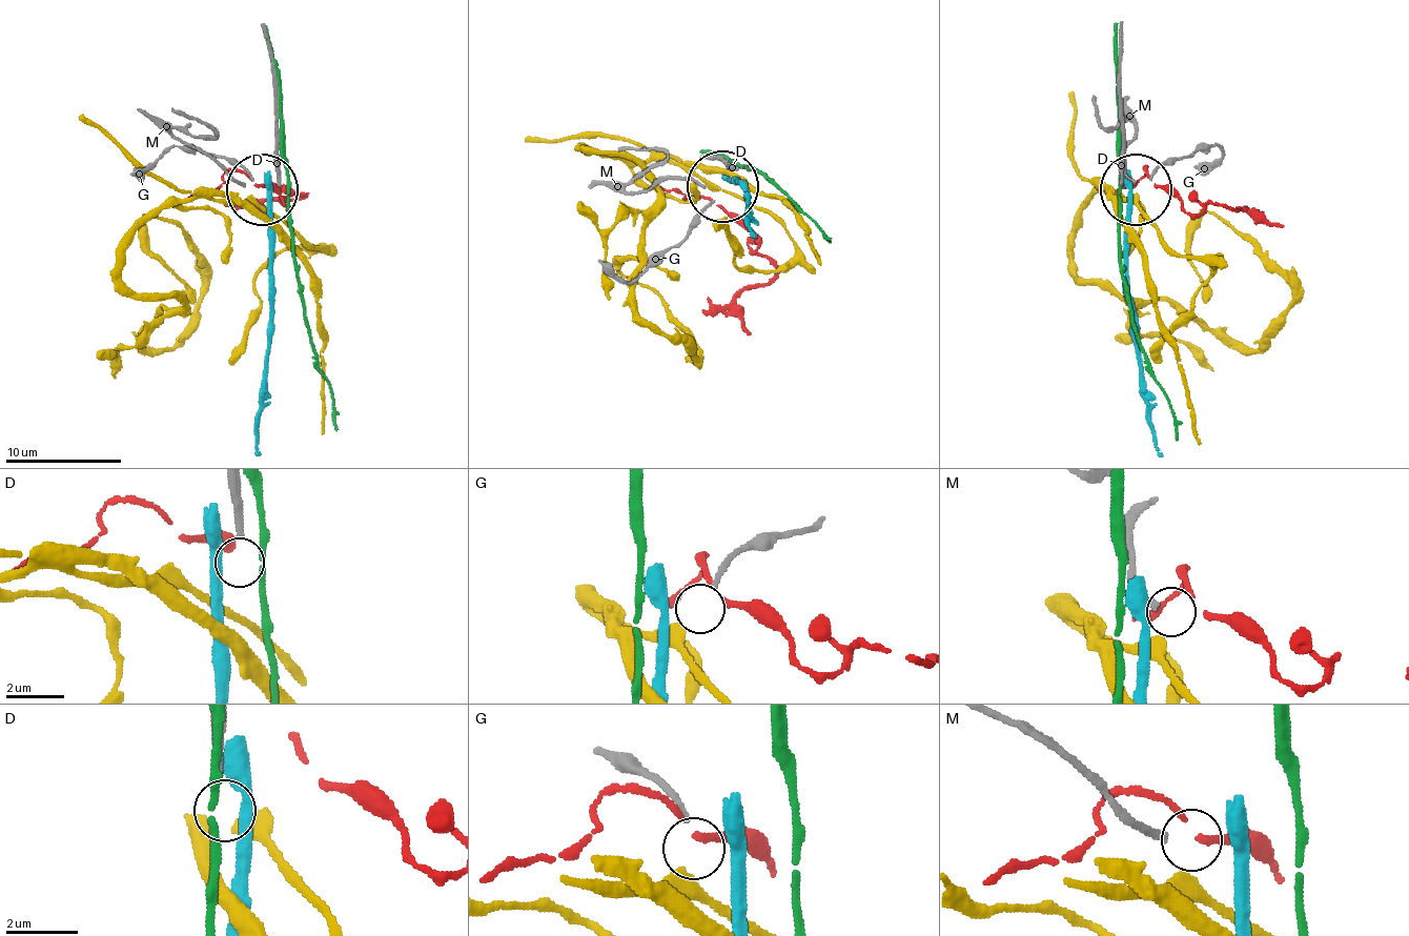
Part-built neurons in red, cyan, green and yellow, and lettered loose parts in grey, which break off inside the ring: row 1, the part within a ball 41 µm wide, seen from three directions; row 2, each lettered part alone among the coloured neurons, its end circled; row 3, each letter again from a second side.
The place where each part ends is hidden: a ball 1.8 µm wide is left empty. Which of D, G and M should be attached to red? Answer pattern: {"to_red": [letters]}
{"to_red": ["M"]}

